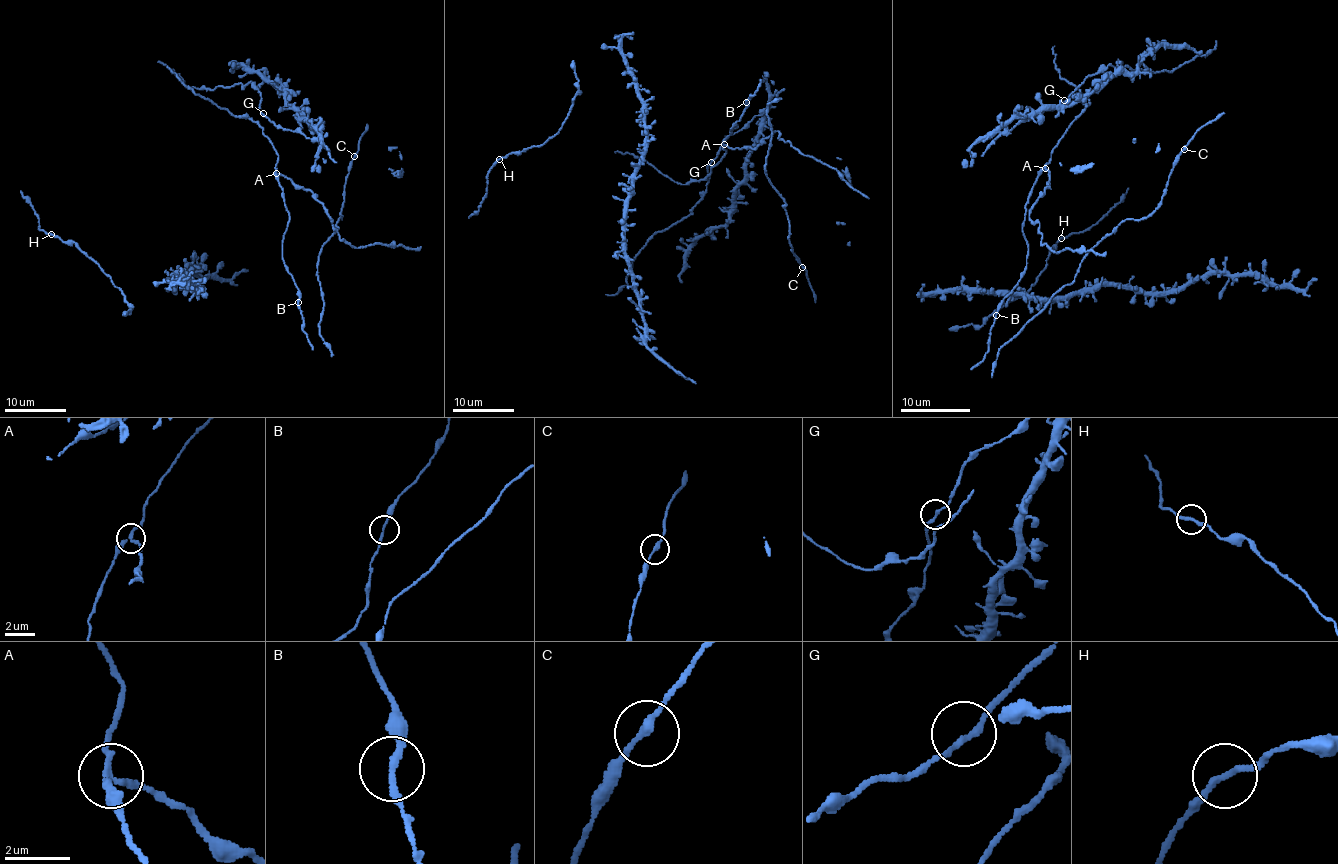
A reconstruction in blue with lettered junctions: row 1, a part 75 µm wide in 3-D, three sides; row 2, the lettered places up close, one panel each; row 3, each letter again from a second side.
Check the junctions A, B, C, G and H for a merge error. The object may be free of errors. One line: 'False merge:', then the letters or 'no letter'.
False merge: A

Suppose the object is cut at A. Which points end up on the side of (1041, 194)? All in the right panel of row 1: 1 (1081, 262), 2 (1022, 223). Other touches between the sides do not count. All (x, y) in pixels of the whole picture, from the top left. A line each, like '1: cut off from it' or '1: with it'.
1: cut off from it
2: cut off from it

